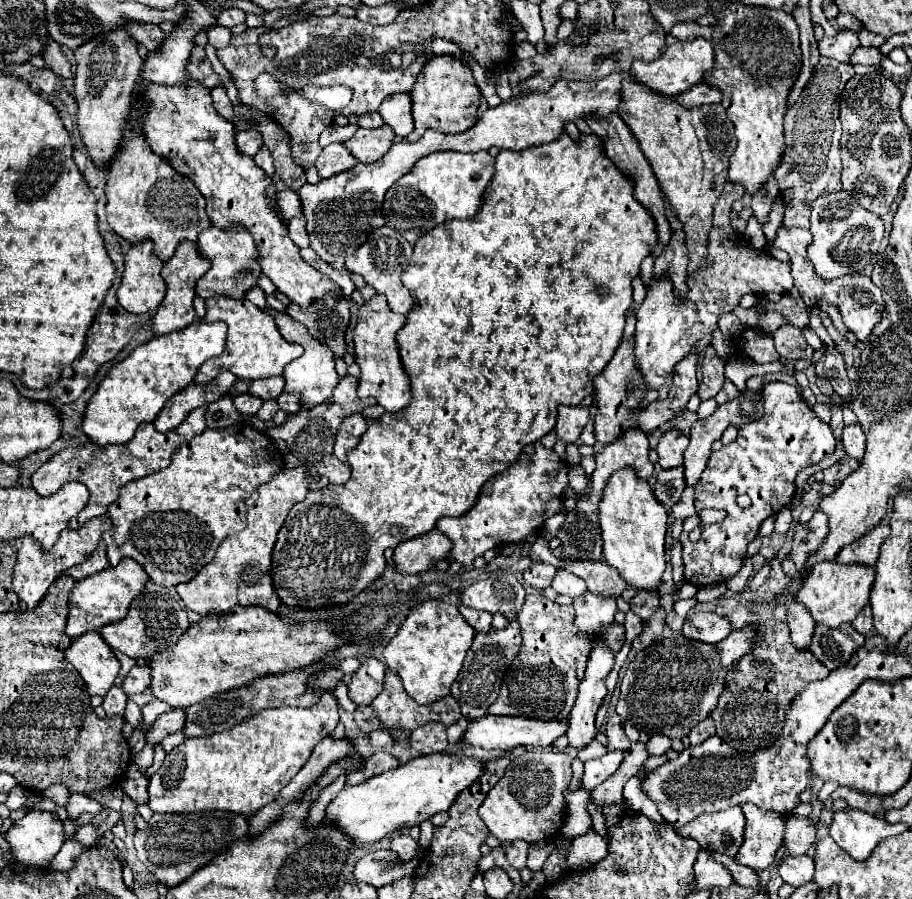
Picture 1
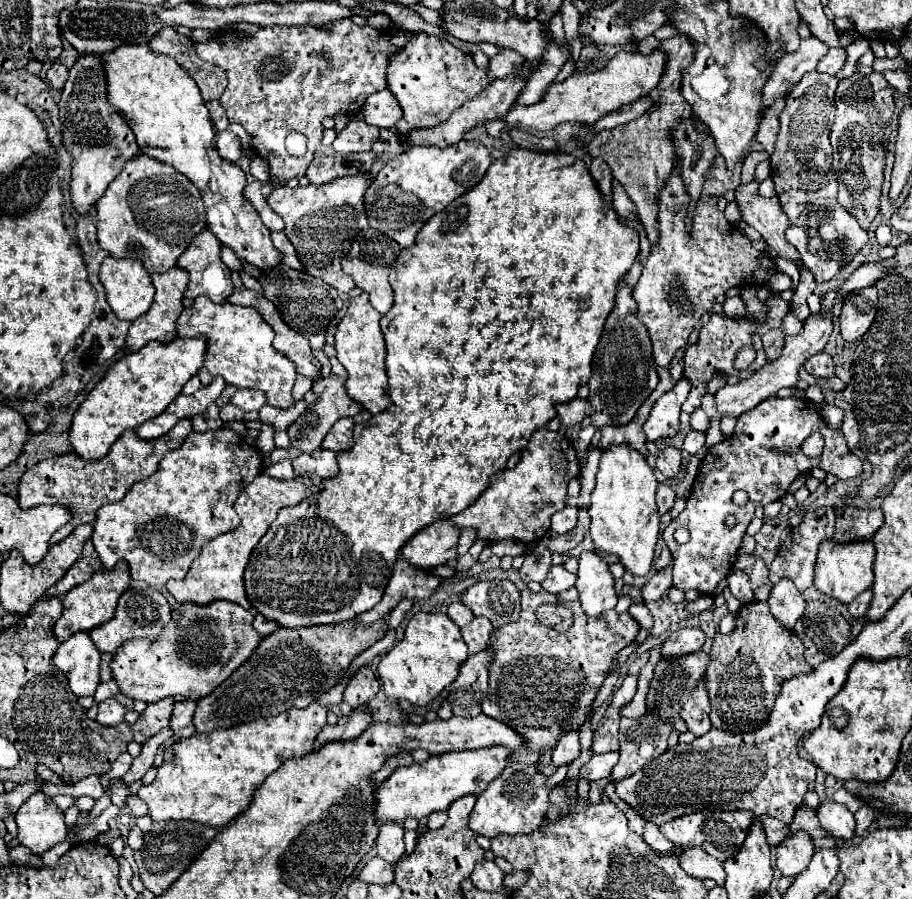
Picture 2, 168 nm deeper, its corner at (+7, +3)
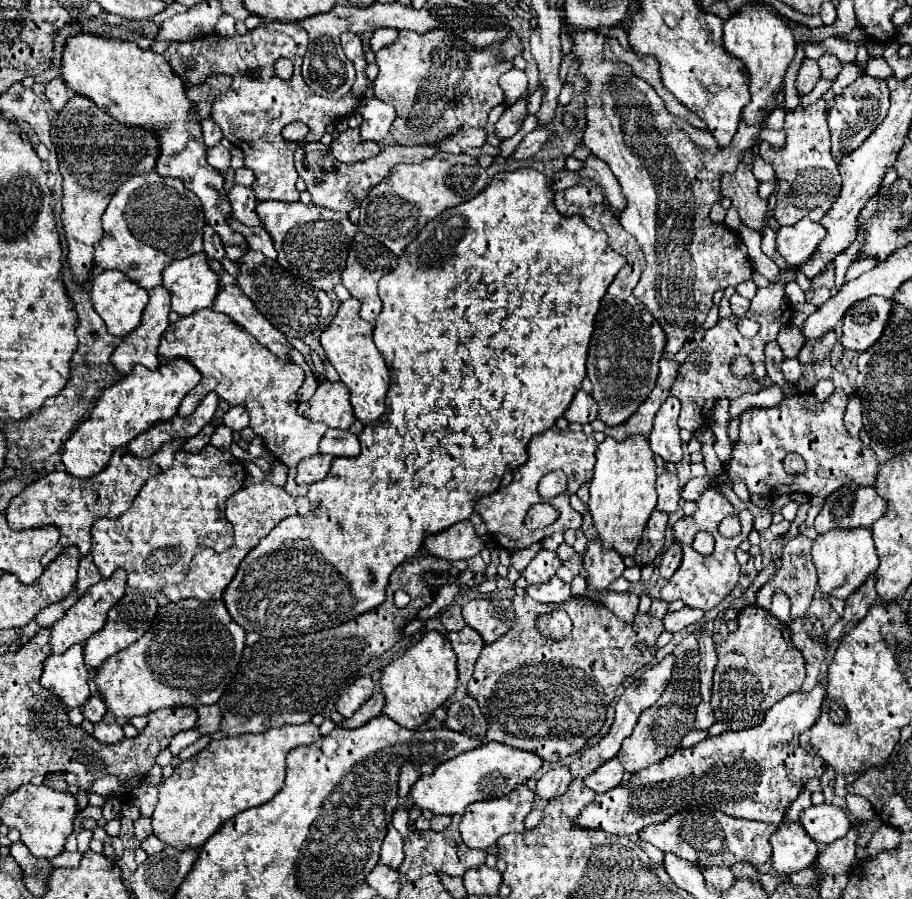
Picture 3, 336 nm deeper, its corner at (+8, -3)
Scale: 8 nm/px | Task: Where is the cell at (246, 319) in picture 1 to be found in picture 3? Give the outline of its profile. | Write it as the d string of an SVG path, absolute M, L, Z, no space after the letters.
M206 308L196 310L190 316L182 316L164 332L158 356L164 360L184 356L202 374L200 384L186 394L184 402L180 402L178 414L192 414L198 402L214 390L230 406L246 406L250 412L250 428L262 436L266 450L270 450L276 460L284 462L288 468L294 468L302 458L318 454L318 442L328 426L314 424L298 414L296 390L304 382L304 370L298 366L280 366L266 346L256 342L256 338L246 330L240 330L240 326L232 326L232 320L226 314Z

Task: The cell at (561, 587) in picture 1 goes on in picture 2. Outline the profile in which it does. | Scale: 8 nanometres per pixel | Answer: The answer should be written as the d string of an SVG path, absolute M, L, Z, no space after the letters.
M551 566L547 578L541 582L541 588L549 594L559 594L575 586L575 574L567 572L565 566Z

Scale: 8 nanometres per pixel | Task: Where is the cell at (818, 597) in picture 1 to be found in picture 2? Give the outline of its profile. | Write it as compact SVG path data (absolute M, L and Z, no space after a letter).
M825 540L819 544L819 556L815 566L815 582L813 586L827 596L833 596L845 604L849 604L855 596L871 588L873 584L873 560L875 560L875 546L871 540L857 540L839 544L835 540Z

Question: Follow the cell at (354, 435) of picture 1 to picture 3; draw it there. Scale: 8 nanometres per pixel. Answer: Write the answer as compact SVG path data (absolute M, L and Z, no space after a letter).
M328 428L320 442L320 452L330 456L358 456L360 442L358 442L358 436L352 434L350 430Z

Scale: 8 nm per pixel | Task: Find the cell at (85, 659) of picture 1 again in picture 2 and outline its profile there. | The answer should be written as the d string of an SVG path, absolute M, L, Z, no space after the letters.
M77 632L61 642L51 664L59 668L69 682L75 696L93 696L99 684L101 654L87 632Z

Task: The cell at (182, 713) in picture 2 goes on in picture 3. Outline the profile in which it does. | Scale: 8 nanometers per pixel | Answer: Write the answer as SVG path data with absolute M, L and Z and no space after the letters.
M216 704L212 706L198 706L198 722L196 722L196 730L204 736L204 734L212 734L218 730L220 724L220 708Z

